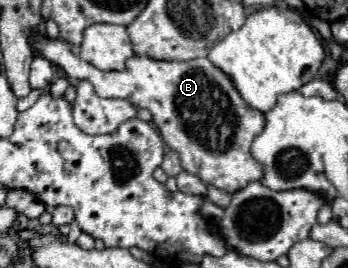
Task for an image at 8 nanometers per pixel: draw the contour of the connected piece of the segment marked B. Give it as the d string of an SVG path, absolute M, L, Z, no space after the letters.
M34 35L32 45L50 63L60 65L70 79L88 79L100 97L128 99L130 103L148 109L164 143L174 149L166 153L162 161L166 175L176 177L184 167L184 171L198 175L206 185L214 185L228 193L236 193L244 187L244 183L260 179L262 167L250 155L250 145L264 129L264 113L246 105L230 77L206 57L190 61L164 61L134 55L128 59L126 71L100 71L76 57L60 39Z

